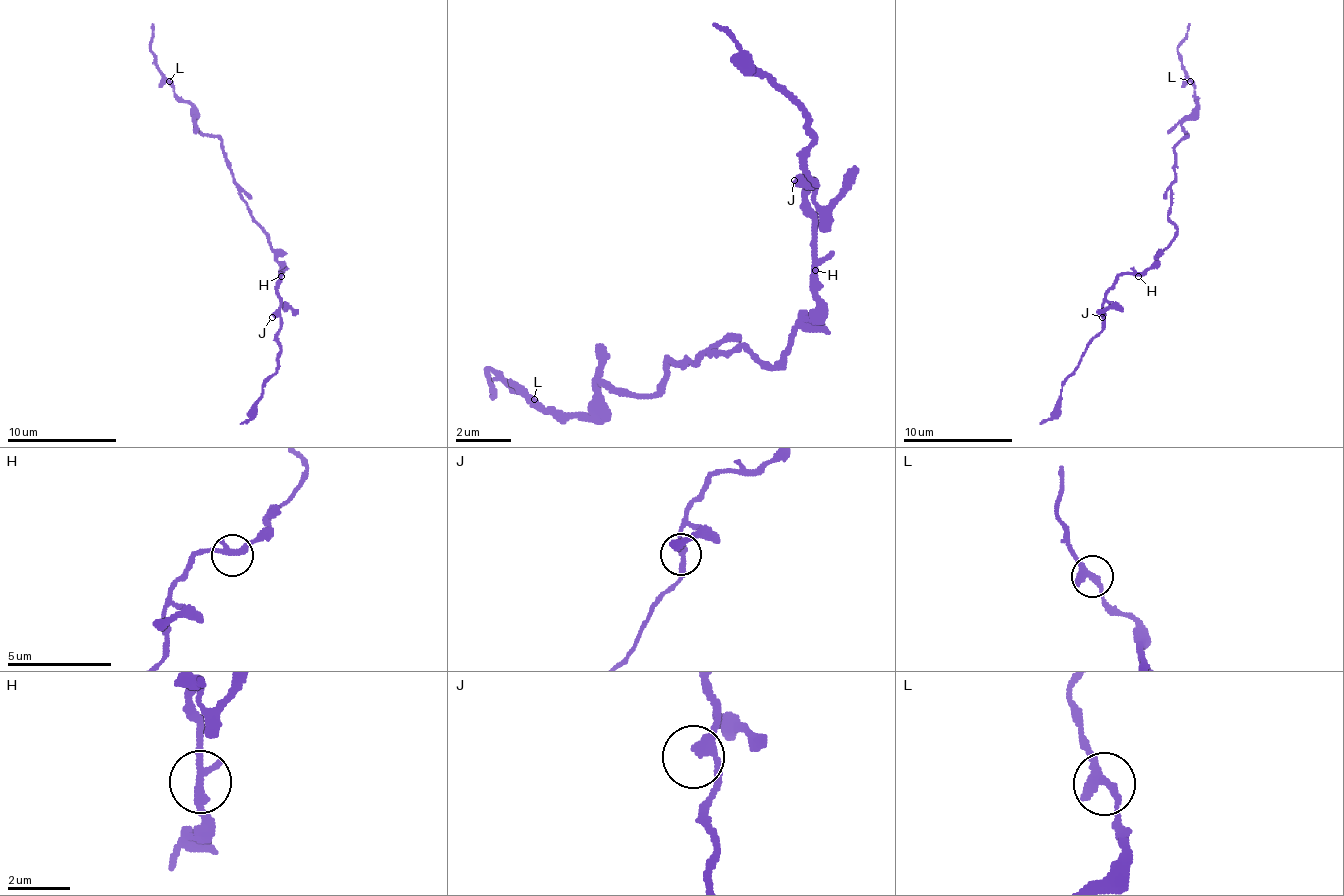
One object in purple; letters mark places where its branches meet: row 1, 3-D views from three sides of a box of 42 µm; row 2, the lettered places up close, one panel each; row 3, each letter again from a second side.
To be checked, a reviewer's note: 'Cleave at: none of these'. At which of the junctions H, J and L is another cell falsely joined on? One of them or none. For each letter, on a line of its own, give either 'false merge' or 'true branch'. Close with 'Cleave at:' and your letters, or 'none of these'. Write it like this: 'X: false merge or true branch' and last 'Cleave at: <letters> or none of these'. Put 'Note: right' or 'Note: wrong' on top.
Note: right
H: true branch
J: true branch
L: true branch
Cleave at: none of these

